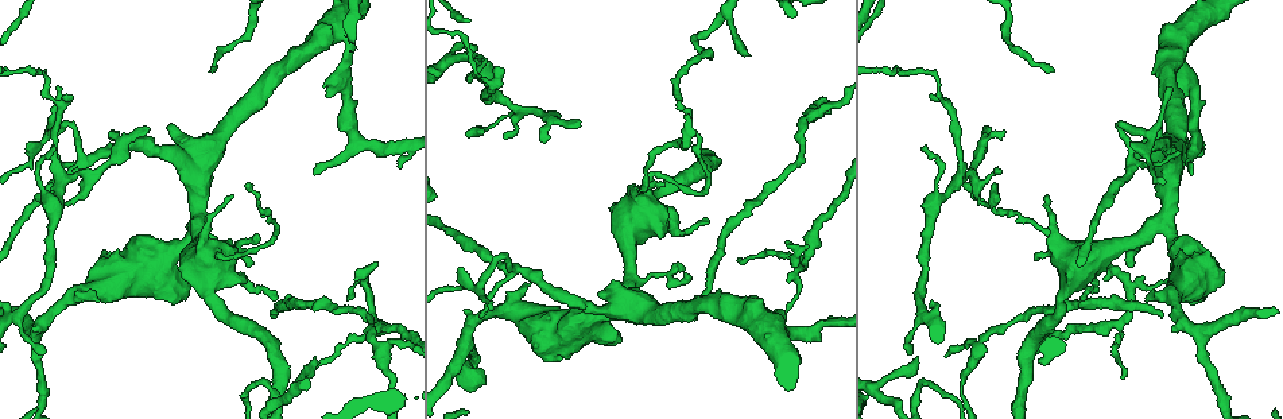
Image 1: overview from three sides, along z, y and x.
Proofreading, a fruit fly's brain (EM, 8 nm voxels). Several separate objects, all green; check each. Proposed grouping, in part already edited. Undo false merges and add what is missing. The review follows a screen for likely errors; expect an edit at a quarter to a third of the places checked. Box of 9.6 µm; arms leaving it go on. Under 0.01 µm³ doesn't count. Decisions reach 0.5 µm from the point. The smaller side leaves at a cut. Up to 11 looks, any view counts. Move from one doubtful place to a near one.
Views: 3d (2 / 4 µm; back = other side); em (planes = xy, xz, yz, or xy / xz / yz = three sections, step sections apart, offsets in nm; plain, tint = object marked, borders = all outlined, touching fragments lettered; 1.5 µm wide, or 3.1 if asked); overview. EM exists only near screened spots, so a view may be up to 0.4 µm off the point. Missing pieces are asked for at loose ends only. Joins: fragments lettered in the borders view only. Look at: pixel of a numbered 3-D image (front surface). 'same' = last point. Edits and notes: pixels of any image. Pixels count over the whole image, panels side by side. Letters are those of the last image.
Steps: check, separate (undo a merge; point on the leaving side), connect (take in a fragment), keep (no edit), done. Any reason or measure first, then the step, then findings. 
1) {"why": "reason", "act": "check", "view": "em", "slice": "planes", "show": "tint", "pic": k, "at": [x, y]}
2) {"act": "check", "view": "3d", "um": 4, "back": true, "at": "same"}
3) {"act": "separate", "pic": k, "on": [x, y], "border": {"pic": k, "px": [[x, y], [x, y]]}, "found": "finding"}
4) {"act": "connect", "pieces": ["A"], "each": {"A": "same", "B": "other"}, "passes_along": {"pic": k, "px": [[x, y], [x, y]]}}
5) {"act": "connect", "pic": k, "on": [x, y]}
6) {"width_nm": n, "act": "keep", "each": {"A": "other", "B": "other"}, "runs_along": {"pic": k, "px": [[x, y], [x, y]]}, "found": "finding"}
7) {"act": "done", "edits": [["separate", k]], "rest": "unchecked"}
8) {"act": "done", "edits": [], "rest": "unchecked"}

{"act": "check", "view": "em", "slice": "xz", "step": 8, "show": "tint", "pic": 1, "at": [673, 217]}

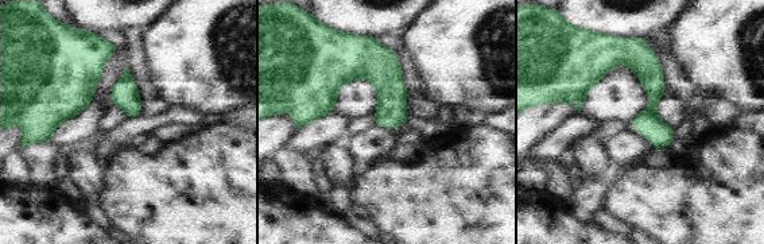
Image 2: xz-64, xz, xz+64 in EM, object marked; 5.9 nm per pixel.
{"act": "check", "view": "em", "slice": "planes", "show": "borders", "at": "same"}

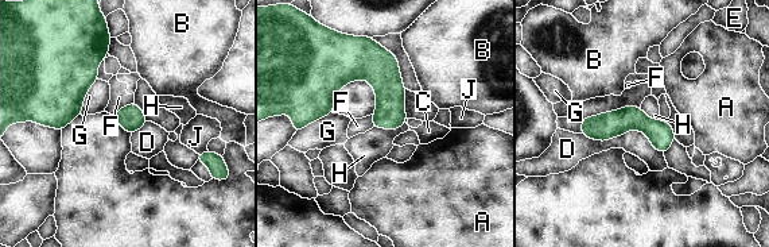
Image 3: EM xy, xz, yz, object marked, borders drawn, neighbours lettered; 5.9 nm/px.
{"act": "keep", "each": {"A": "other", "B": "other", "C": "other", "D": "other", "E": "other", "F": "other", "G": "other", "H": "other", "J": "other"}, "runs_along": {"pic": 3, "px": [[585, 130], [644, 123], [671, 138]]}, "found": "continuous, no second neuron"}

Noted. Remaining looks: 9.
{"act": "check", "view": "em", "slice": "xz", "step": 8, "show": "borders", "pic": 1, "at": [1146, 302]}

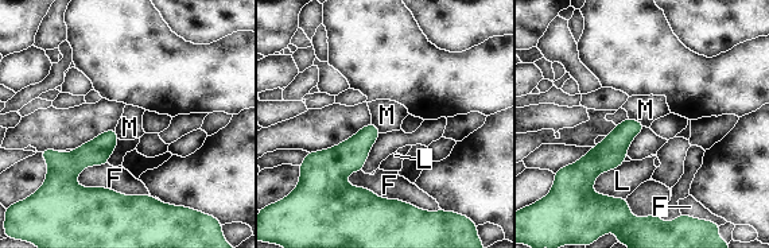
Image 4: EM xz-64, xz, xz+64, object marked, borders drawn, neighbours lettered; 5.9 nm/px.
{"act": "keep", "each": {"F": "other", "L": "other", "M": "other"}, "found": "no lettered fragment goes on from it"}

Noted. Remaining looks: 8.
{"why": "abrupt turn", "act": "check", "view": "em", "slice": "planes", "show": "plain", "pic": 1, "at": [67, 205]}

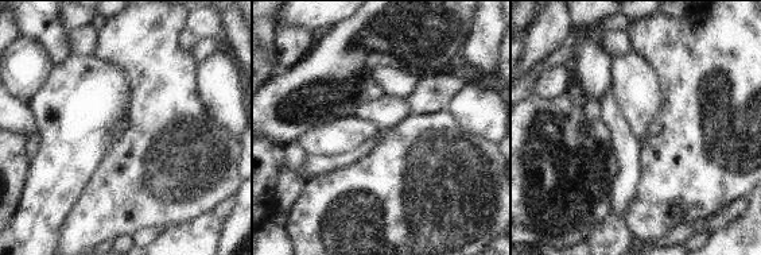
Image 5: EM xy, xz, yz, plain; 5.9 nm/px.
{"act": "check", "view": "em", "slice": "planes", "show": "tint", "at": "same"}

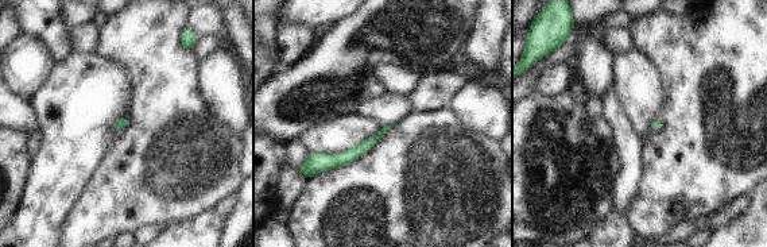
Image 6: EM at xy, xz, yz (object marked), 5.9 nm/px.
{"why": "see the neighbours", "act": "check", "view": "em", "slice": "planes", "show": "borders", "at": "same"}

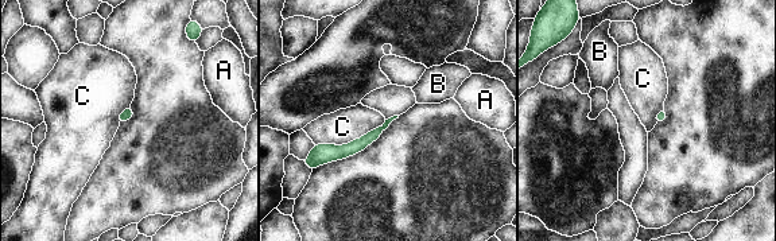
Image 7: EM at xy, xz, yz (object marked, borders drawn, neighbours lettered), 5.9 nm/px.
{"act": "keep", "each": {"A": "other", "B": "other", "C": "other"}, "border": {"pic": 7, "px": [[385, 120], [348, 143], [314, 144]]}, "found": "all the same neuron"}

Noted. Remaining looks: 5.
{"why": "a narrow waist", "act": "check", "view": "em", "slice": "planes", "show": "tint", "pic": 1, "at": [394, 386]}

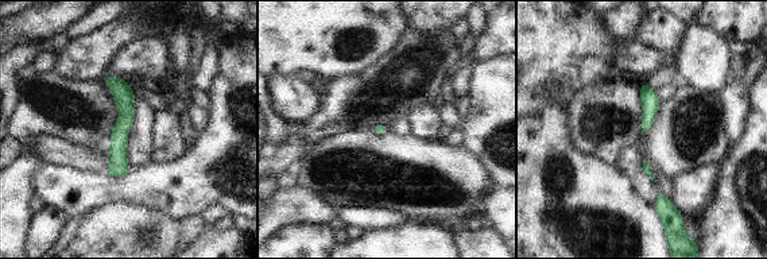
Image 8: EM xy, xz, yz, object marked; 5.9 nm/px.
{"why": "see the neighbours", "act": "check", "view": "em", "slice": "planes", "show": "borders", "at": "same"}

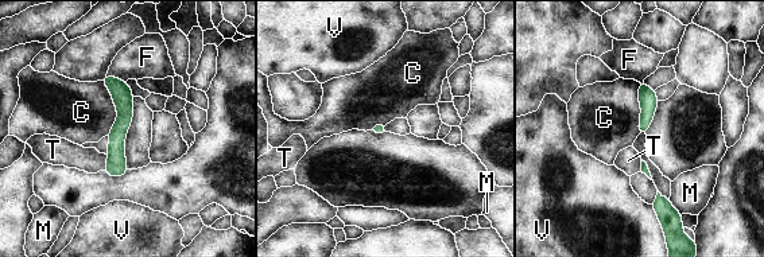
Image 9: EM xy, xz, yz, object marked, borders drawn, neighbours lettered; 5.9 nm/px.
{"width_nm": 60, "act": "keep", "each": {"C": "other", "F": "other", "M": "other", "T": "other", "V": "other"}, "border": {"pic": 9, "px": [[100, 81], [117, 115], [109, 135]]}, "found": "one neuron here"}

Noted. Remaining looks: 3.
{"act": "done", "edits": [], "rest": "unchecked"}

